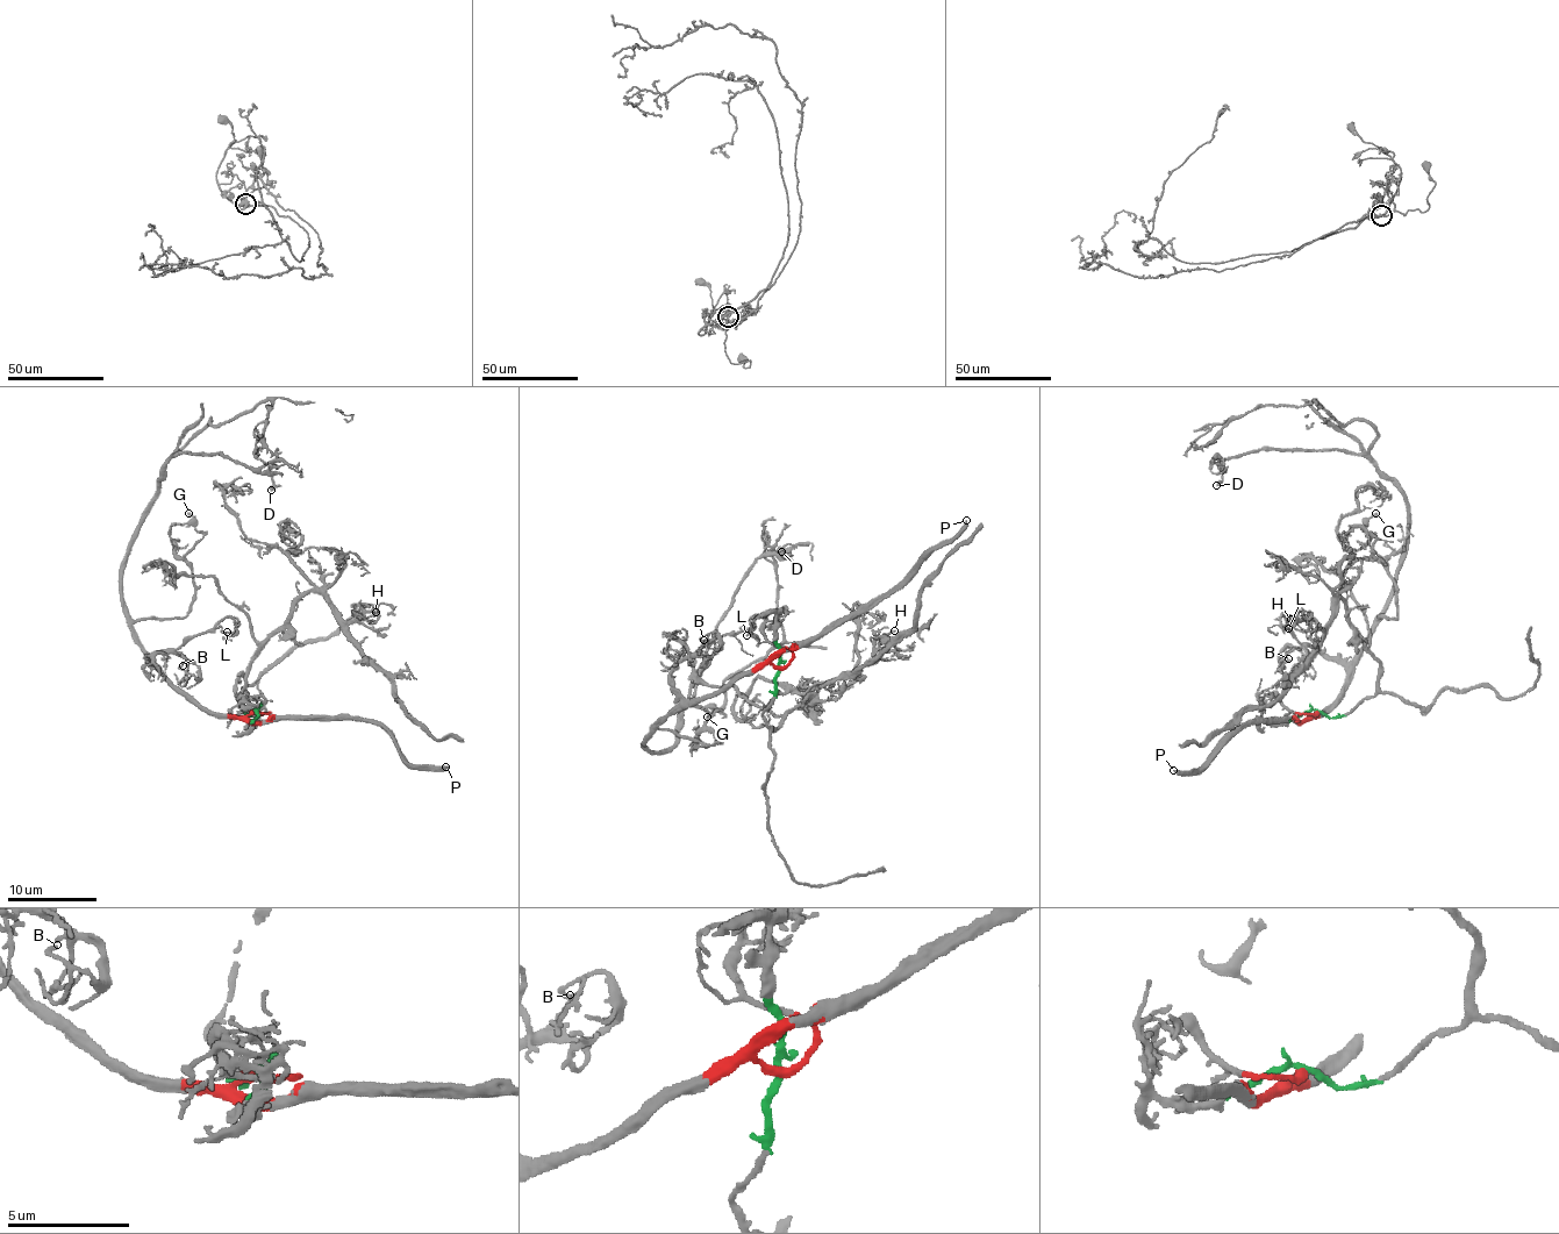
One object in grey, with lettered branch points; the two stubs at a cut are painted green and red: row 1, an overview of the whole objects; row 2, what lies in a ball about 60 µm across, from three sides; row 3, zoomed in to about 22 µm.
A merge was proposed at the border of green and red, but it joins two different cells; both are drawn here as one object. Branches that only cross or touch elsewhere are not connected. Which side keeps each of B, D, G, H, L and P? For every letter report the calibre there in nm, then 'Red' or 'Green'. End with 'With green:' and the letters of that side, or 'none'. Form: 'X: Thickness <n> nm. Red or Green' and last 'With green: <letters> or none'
B: Thickness 170 nm. Red
D: Thickness 190 nm. Red
G: Thickness 150 nm. Red
H: Thickness 160 nm. Green
L: Thickness 160 nm. Red
P: Thickness 320 nm. Red
With green: H

